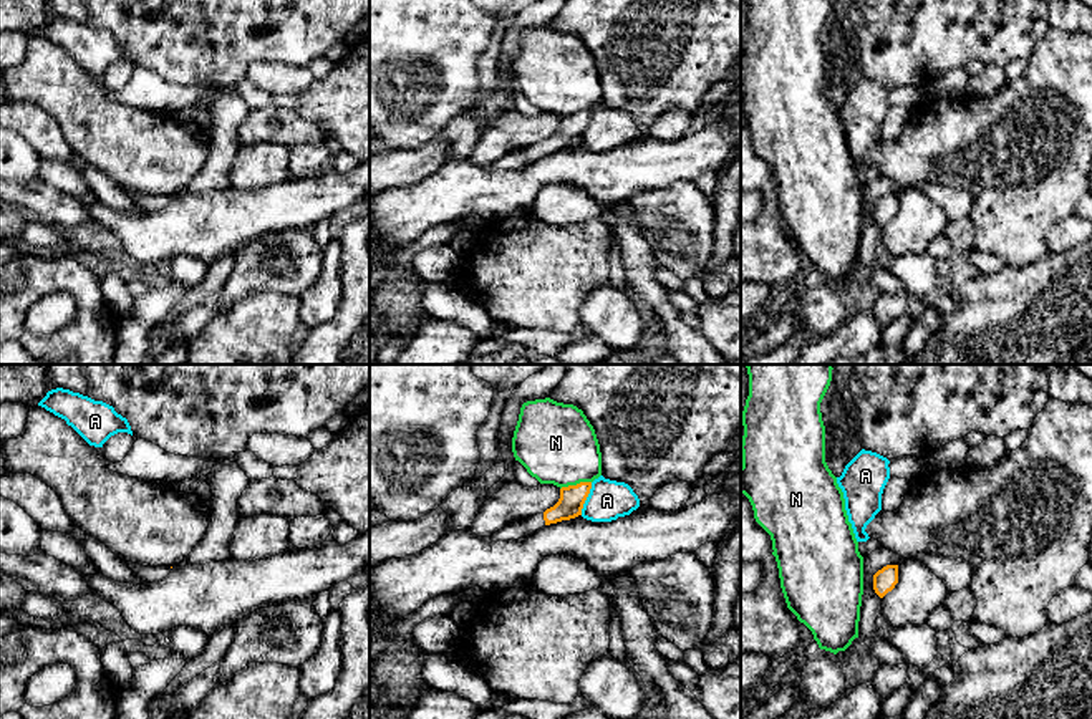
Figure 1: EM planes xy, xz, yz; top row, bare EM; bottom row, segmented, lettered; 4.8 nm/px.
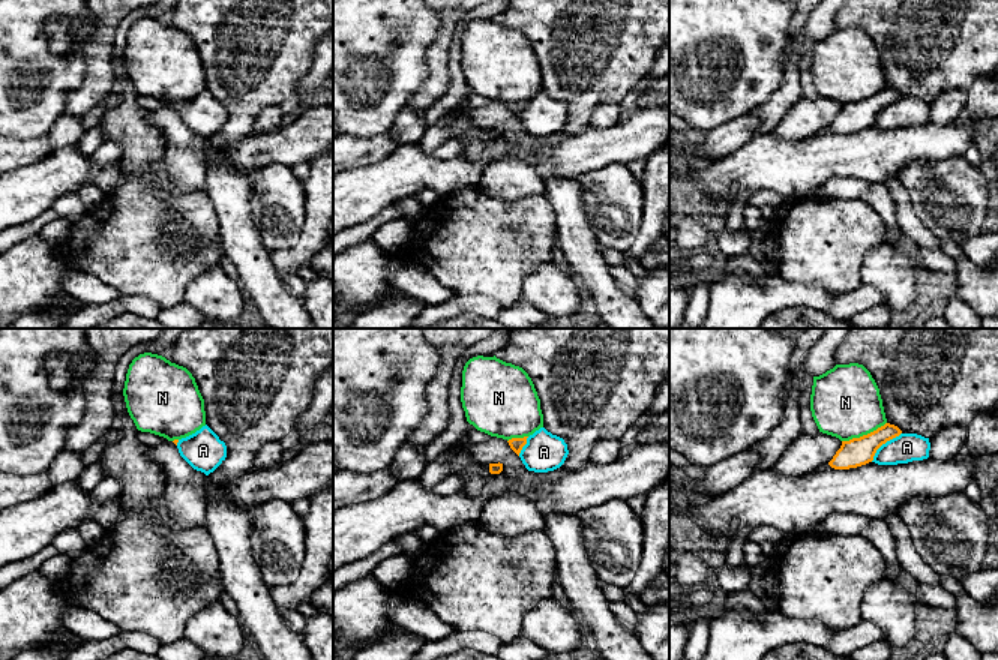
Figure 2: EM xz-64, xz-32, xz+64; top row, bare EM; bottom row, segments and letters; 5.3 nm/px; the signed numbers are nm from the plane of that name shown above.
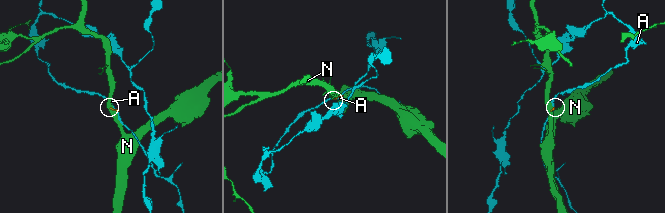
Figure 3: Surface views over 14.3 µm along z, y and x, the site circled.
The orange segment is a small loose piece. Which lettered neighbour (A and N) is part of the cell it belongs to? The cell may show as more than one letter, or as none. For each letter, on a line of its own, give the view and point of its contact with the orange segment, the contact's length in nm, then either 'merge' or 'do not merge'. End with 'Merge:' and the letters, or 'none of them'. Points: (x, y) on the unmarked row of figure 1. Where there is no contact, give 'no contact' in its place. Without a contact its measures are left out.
A: contact xz (585, 128); length 170 nm; do not merge
N: contact xz (577, 113); length 160 nm; do not merge
Merge: none of them

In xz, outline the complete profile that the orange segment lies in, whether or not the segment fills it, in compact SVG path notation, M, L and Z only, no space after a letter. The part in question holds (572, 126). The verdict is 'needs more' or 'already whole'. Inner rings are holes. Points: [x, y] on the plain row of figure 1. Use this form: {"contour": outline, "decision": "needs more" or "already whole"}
{"contour": "M580 111L560 118L558 131L544 142L532 144L522 151L505 154L490 164L492 171L509 171L527 166L529 162L562 149L570 149L582 144L583 133L590 123L592 111Z", "decision": "needs more"}

